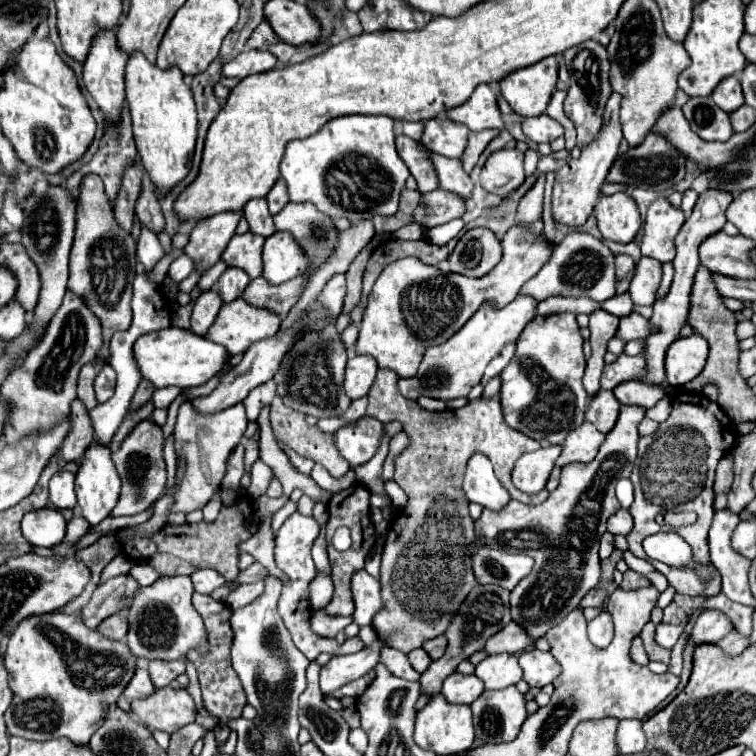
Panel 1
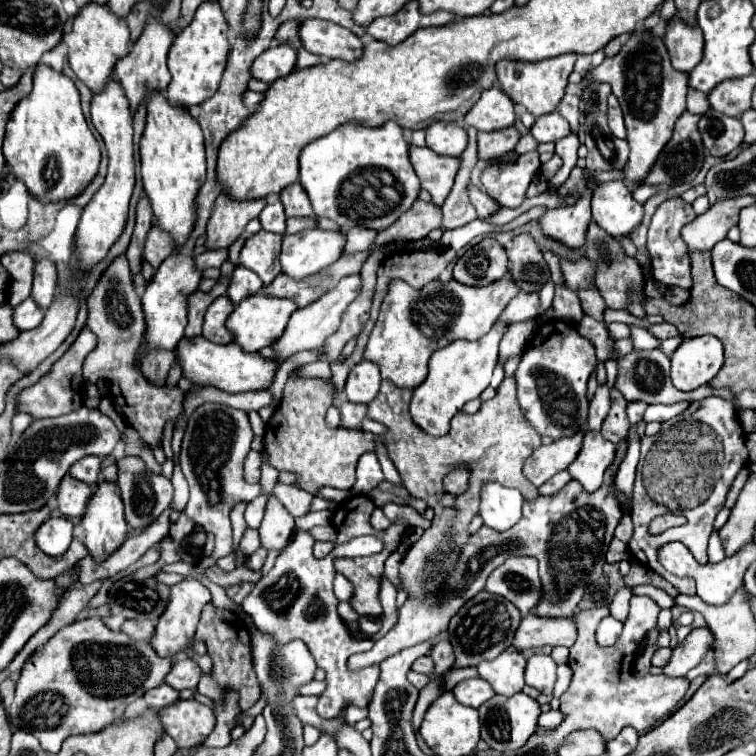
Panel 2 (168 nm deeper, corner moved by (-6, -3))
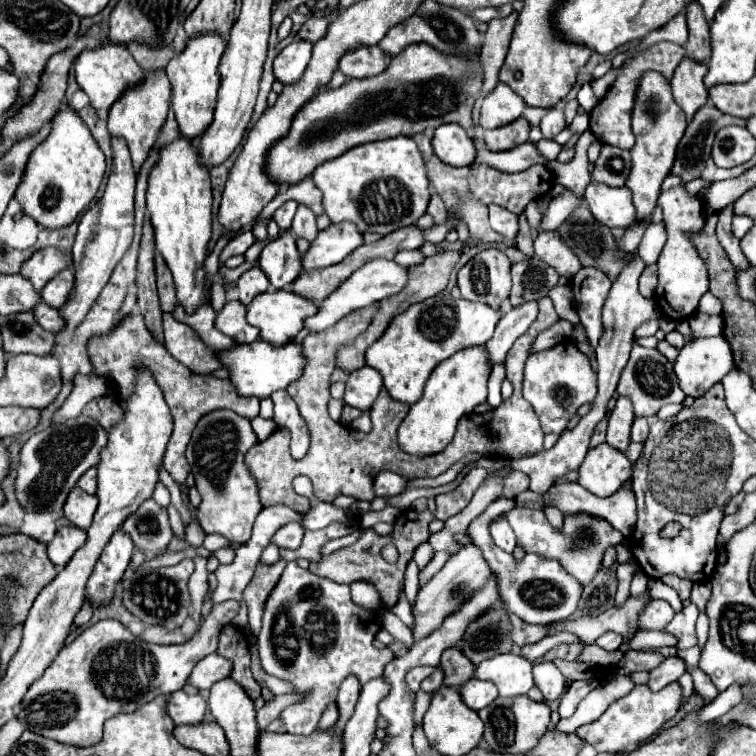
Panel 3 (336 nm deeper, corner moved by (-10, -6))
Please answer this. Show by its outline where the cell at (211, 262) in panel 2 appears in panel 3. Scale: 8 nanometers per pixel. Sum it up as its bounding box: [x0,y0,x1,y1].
[220,232,254,264]

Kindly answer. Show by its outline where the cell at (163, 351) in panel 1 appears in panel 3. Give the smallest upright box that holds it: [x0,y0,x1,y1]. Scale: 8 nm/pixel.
[218,340,304,400]

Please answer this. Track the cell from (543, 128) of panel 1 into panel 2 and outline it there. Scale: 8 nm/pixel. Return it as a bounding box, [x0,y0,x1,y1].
[530,113,570,143]

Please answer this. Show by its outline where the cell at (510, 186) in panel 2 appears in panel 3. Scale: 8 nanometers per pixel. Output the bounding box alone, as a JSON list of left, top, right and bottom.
[468,164,554,214]

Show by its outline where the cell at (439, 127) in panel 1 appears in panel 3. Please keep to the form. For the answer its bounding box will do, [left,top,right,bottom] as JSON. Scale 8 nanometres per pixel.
[432,124,476,166]

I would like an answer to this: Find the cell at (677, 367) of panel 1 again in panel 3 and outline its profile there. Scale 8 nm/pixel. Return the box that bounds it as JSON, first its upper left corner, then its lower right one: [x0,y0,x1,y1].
[674,336,734,396]

